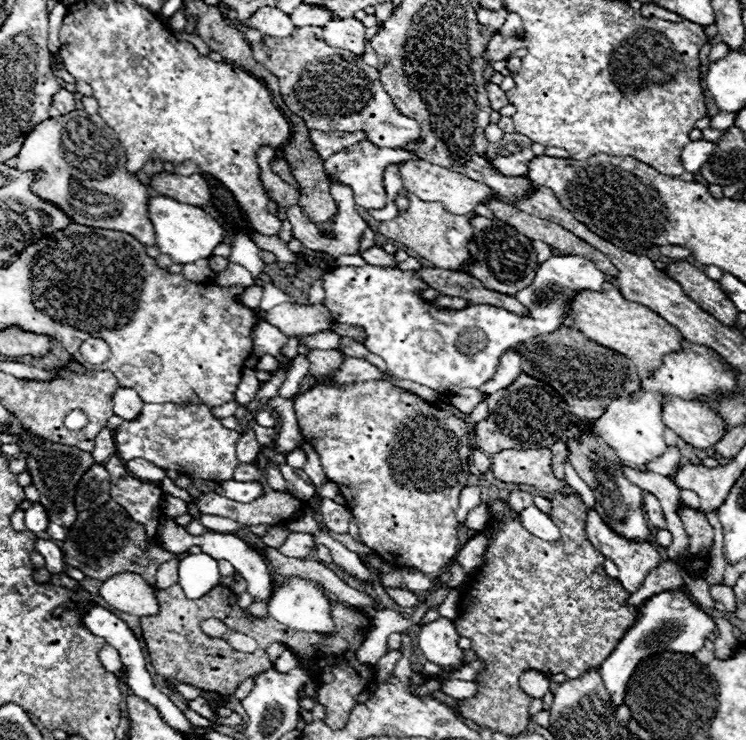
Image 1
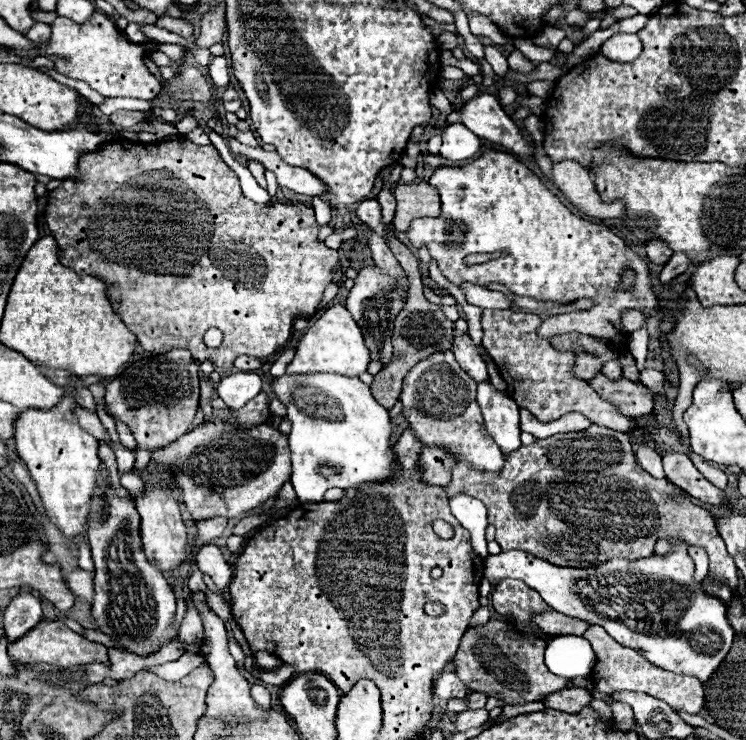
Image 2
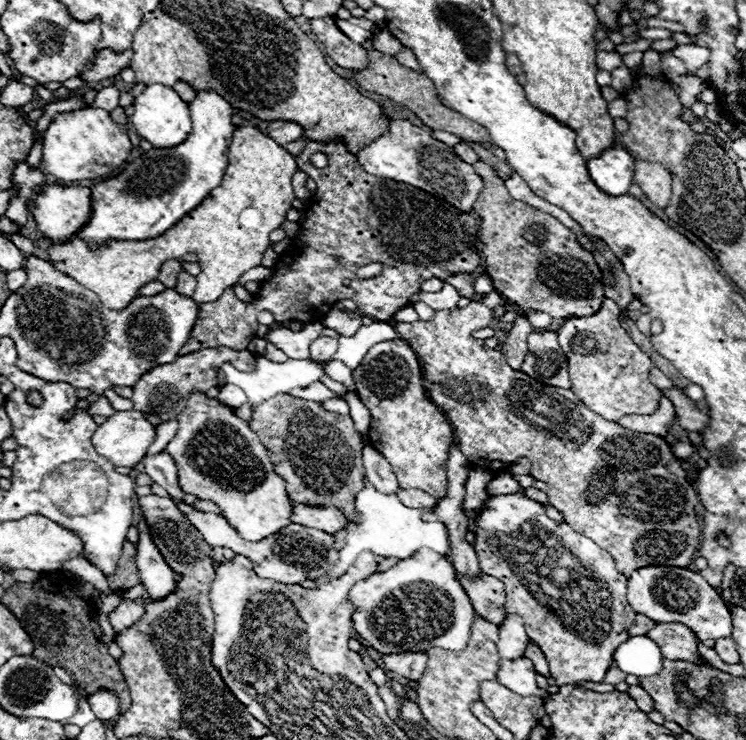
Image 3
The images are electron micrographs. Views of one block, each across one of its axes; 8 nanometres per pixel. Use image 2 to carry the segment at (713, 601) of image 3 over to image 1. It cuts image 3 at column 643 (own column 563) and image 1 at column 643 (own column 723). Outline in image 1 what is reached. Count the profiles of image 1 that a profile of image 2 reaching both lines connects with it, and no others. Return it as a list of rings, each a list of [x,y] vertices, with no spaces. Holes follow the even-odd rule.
[[[664,590],[650,596],[636,608],[636,616],[638,618],[632,624],[632,628],[626,632],[616,650],[602,662],[598,670],[606,690],[610,692],[612,702],[618,706],[624,700],[628,680],[632,672],[638,668],[640,660],[646,660],[648,656],[652,656],[652,652],[664,652],[664,648],[668,648],[668,652],[696,654],[708,640],[708,634],[716,630],[714,620],[698,604],[694,604],[688,594],[680,590]]]

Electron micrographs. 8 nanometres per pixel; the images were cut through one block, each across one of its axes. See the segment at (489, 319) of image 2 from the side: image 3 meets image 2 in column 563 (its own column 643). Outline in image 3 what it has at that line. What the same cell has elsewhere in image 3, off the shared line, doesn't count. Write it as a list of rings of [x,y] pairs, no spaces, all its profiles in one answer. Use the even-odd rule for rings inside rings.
[[[604,300],[600,312],[588,318],[568,318],[558,330],[558,342],[570,366],[570,390],[598,416],[618,422],[626,414],[654,414],[660,390],[650,382],[654,362],[632,342],[620,326],[620,310],[612,300]]]

